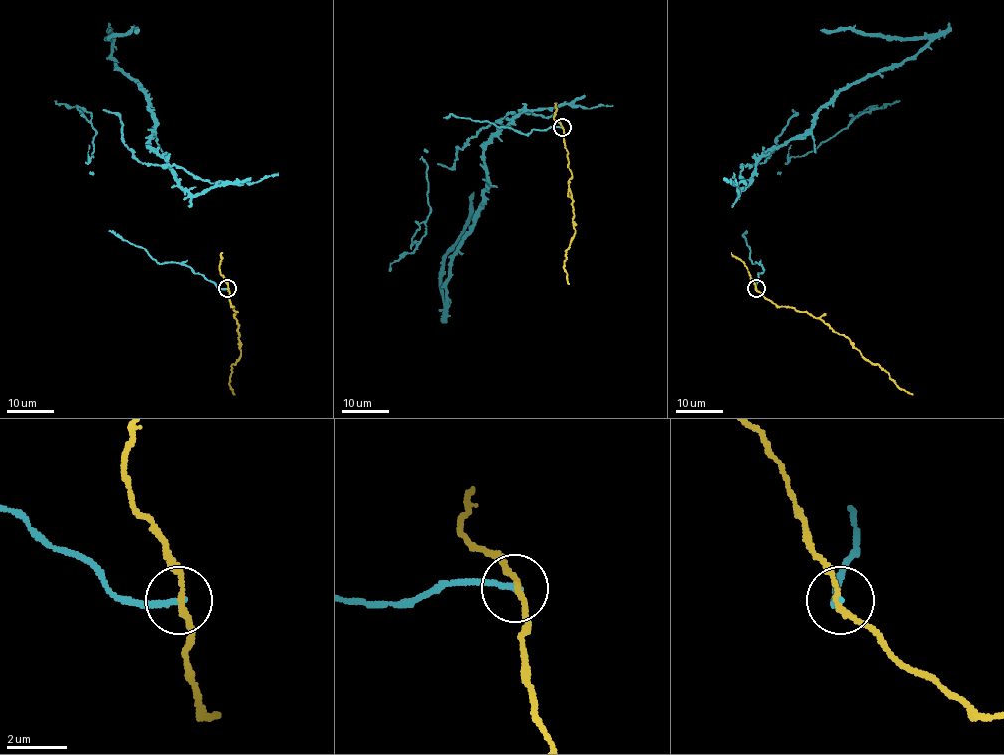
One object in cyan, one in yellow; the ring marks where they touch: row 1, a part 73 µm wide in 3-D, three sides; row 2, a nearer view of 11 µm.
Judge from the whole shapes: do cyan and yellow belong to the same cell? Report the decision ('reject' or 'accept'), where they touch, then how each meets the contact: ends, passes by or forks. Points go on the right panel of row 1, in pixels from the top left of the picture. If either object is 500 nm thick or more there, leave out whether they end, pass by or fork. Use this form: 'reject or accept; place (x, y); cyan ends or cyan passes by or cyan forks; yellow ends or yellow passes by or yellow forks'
reject; place (756, 288); cyan ends; yellow passes by

